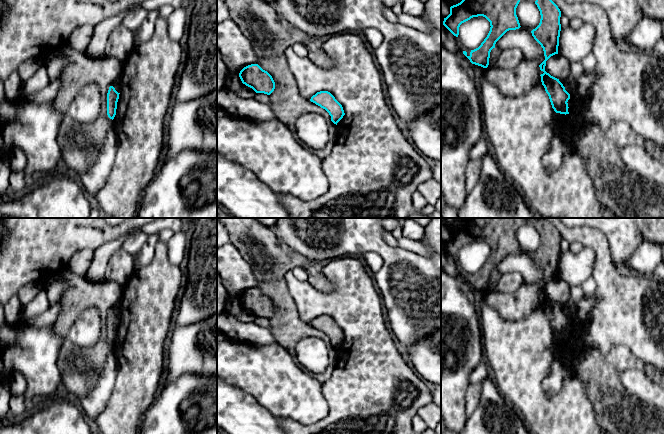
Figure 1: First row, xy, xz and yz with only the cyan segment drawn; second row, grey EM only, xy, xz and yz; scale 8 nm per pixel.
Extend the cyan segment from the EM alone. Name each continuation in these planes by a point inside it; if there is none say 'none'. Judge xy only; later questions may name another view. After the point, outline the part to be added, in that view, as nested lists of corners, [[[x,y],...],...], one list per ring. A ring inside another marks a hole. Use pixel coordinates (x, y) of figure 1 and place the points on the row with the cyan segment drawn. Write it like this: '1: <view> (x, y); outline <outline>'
none

